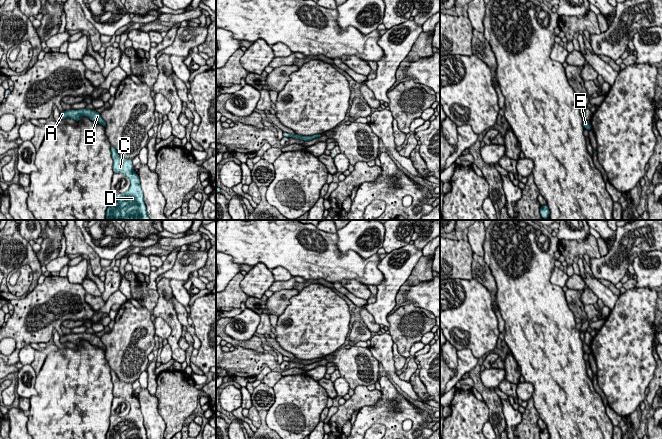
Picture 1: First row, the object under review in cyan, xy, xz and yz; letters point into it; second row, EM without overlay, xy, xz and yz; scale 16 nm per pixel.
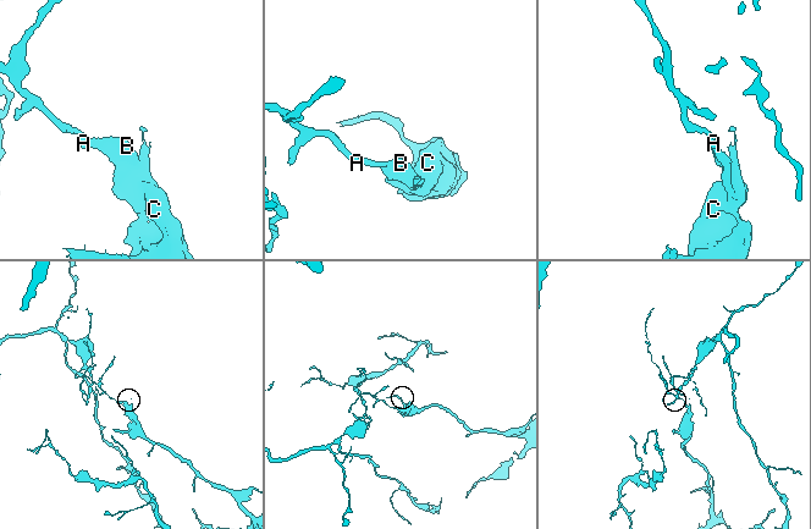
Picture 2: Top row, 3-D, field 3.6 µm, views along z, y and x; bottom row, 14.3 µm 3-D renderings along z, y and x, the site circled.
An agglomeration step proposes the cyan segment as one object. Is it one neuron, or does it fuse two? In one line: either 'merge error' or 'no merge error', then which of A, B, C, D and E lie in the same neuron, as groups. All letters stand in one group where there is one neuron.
merge error; A B / C D E

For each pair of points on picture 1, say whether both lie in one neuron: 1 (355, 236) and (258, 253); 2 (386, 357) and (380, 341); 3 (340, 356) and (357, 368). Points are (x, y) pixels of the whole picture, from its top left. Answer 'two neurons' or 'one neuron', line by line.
1: two neurons
2: one neuron
3: one neuron

